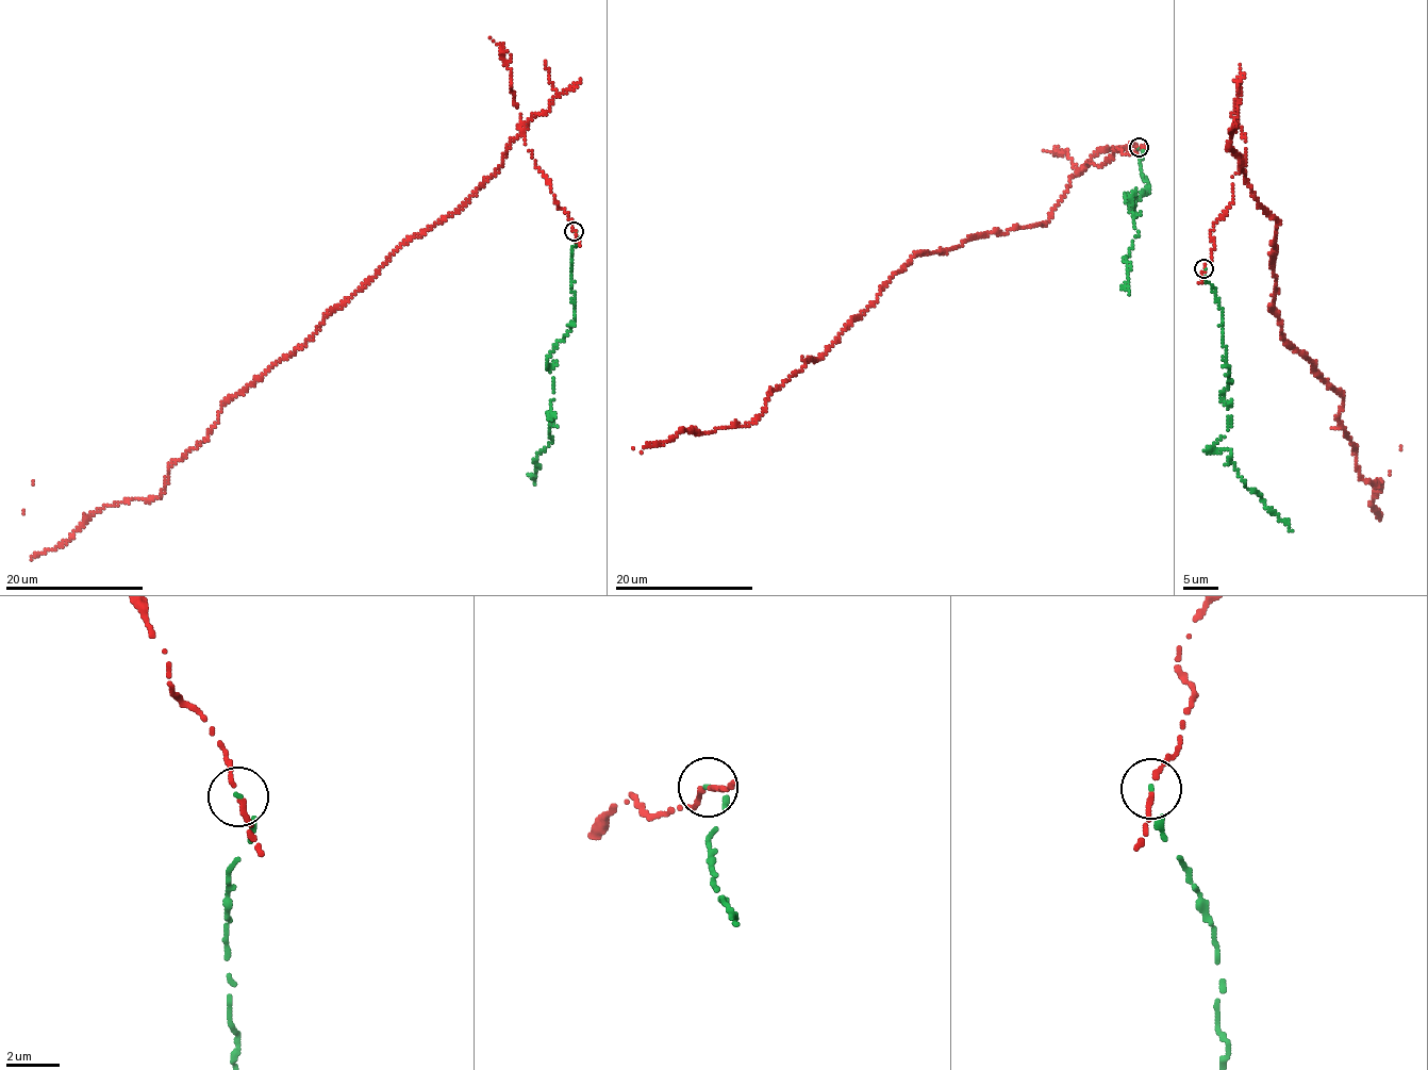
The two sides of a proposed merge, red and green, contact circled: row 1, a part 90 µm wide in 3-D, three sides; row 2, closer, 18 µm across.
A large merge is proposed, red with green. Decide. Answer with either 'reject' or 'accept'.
reject

